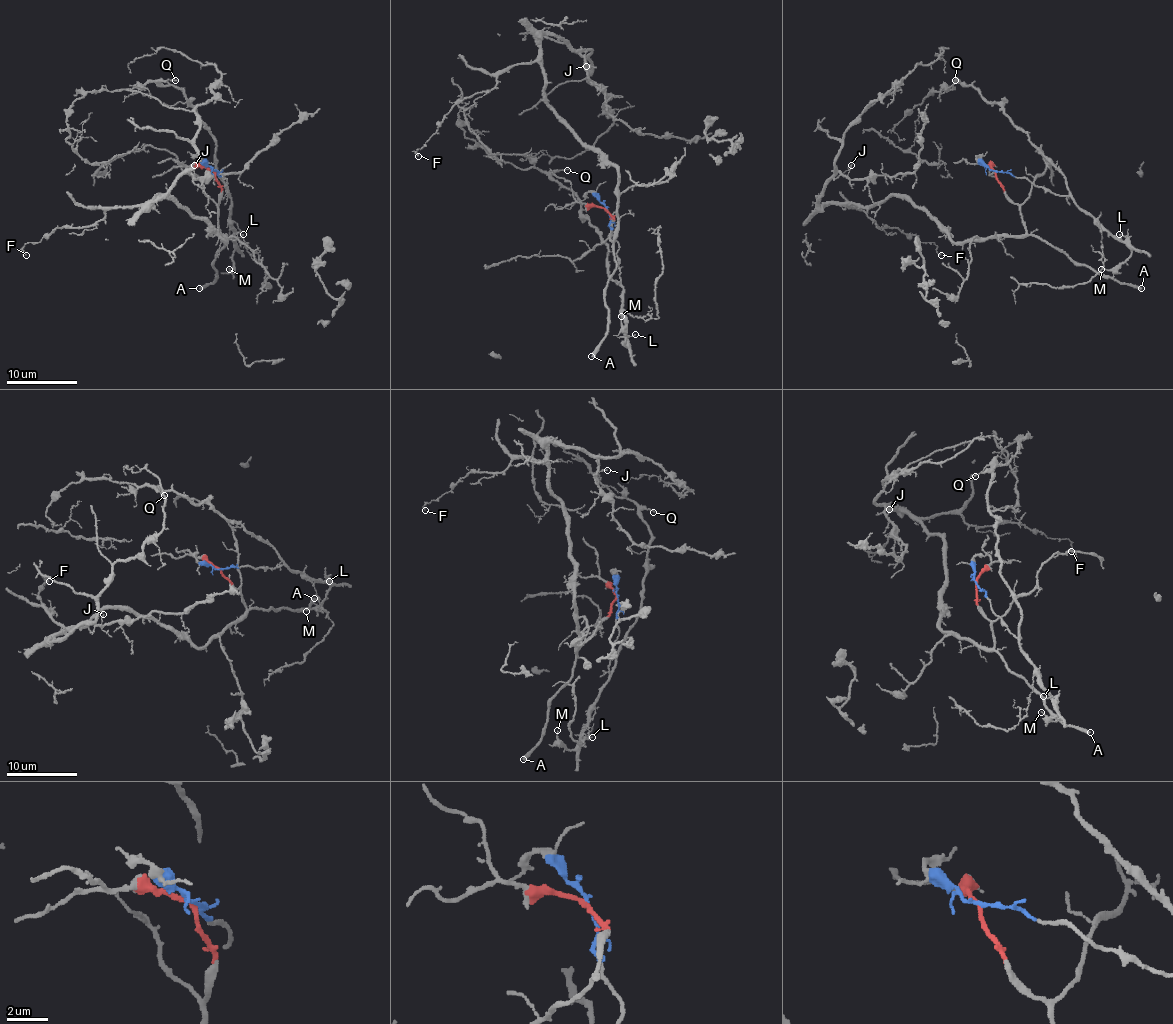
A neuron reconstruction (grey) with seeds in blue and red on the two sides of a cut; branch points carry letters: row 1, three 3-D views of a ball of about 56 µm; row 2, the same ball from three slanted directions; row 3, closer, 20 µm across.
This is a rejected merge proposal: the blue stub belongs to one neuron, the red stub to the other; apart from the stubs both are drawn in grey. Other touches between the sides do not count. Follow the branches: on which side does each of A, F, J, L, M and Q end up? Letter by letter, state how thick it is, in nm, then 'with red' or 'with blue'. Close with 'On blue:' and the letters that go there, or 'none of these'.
A: 360 nm | with red
F: 110 nm | with red
J: 120 nm | with red
L: 100 nm | with blue
M: 120 nm | with blue
Q: 110 nm | with blue
On blue: L, M, Q

